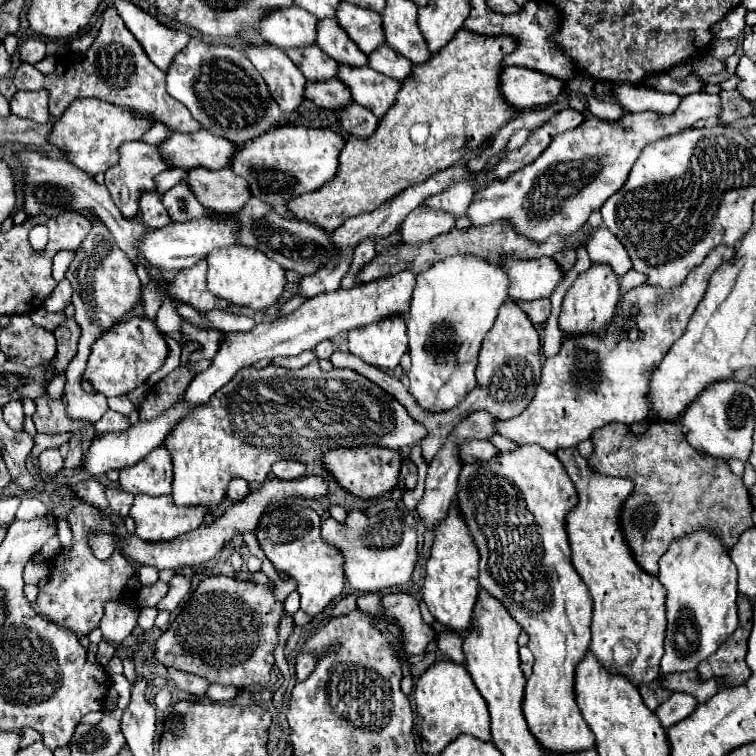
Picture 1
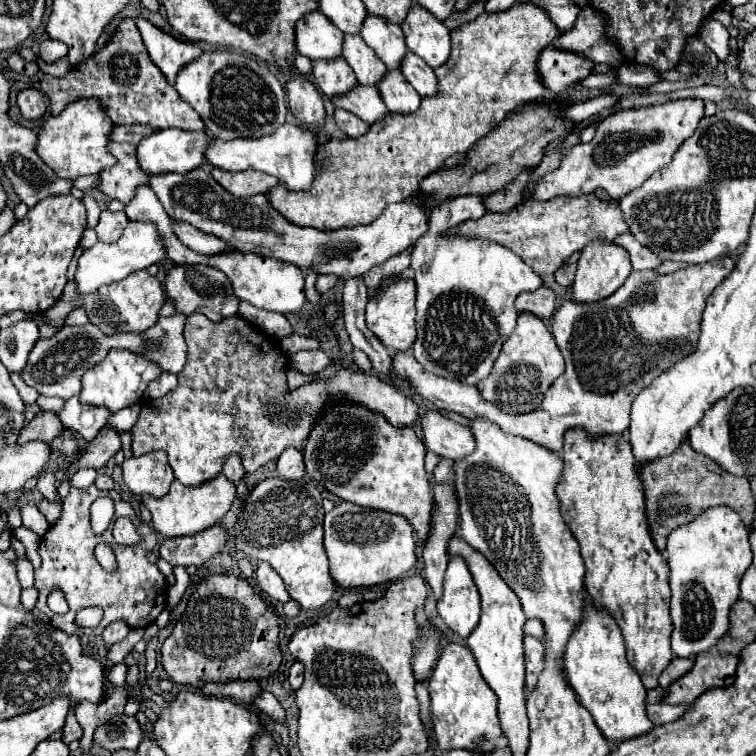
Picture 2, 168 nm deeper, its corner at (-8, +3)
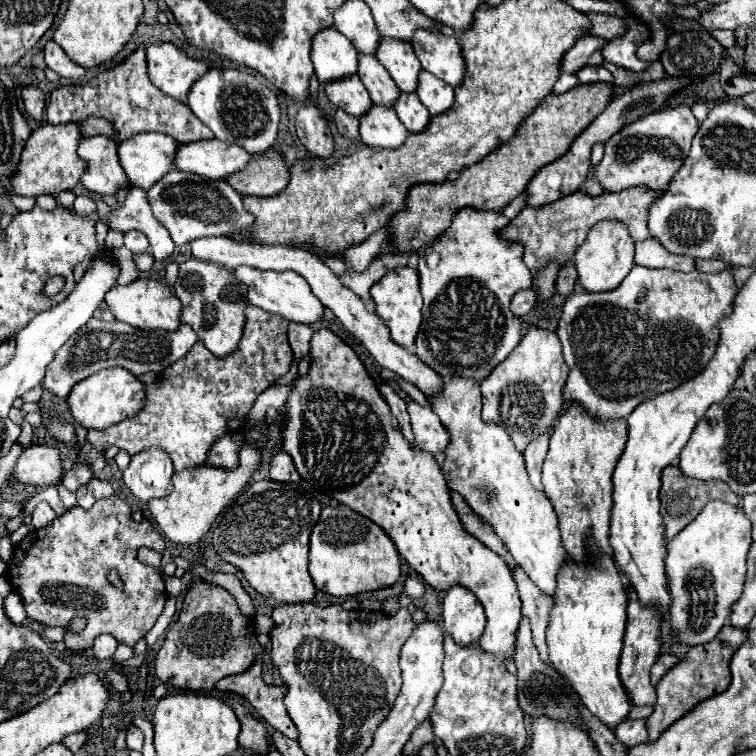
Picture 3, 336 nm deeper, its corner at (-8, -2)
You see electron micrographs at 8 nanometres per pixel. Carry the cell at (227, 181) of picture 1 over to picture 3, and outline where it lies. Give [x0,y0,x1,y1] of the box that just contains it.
[226,149,288,197]

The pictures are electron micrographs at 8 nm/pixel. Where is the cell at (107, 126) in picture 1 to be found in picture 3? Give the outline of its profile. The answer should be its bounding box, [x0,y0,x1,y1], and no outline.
[12,123,86,197]

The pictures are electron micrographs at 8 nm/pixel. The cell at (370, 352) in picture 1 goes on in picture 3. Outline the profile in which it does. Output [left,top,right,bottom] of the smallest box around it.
[370,267,422,349]

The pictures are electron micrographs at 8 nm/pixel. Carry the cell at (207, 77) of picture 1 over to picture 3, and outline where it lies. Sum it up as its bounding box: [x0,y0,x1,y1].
[188,69,282,153]

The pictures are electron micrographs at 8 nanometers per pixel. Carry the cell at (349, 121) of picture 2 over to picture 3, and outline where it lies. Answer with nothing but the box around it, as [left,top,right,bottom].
[334,109,360,139]

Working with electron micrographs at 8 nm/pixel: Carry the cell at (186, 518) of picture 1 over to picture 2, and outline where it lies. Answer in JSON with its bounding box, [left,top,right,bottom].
[142,474,236,538]

